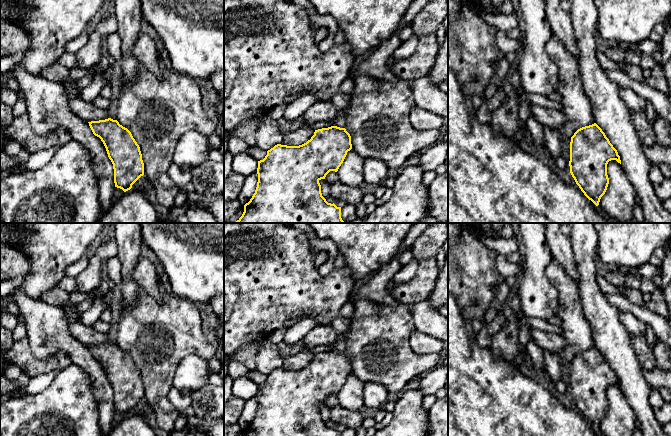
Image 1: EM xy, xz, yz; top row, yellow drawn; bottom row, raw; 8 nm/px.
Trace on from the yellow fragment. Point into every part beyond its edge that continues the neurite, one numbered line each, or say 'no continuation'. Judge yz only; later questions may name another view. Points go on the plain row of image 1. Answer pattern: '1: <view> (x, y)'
no continuation

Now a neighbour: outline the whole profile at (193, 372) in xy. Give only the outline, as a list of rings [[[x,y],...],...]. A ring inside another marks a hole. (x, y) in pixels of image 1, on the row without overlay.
[[[188,355],[178,365],[173,381],[173,387],[191,392],[197,391],[207,385],[210,377],[210,368],[207,360],[197,356]]]

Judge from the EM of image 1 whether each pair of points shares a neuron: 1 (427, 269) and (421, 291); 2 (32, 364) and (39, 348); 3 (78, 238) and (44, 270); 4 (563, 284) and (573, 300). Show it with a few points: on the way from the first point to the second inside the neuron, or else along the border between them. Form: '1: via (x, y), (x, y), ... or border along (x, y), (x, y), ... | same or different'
1: via (426, 274), (421, 286) | same
2: border along (26, 337), (31, 352), (39, 359), (58, 352) | different
3: via (70, 245), (52, 262) | same
4: via (567, 288), (569, 296) | same

